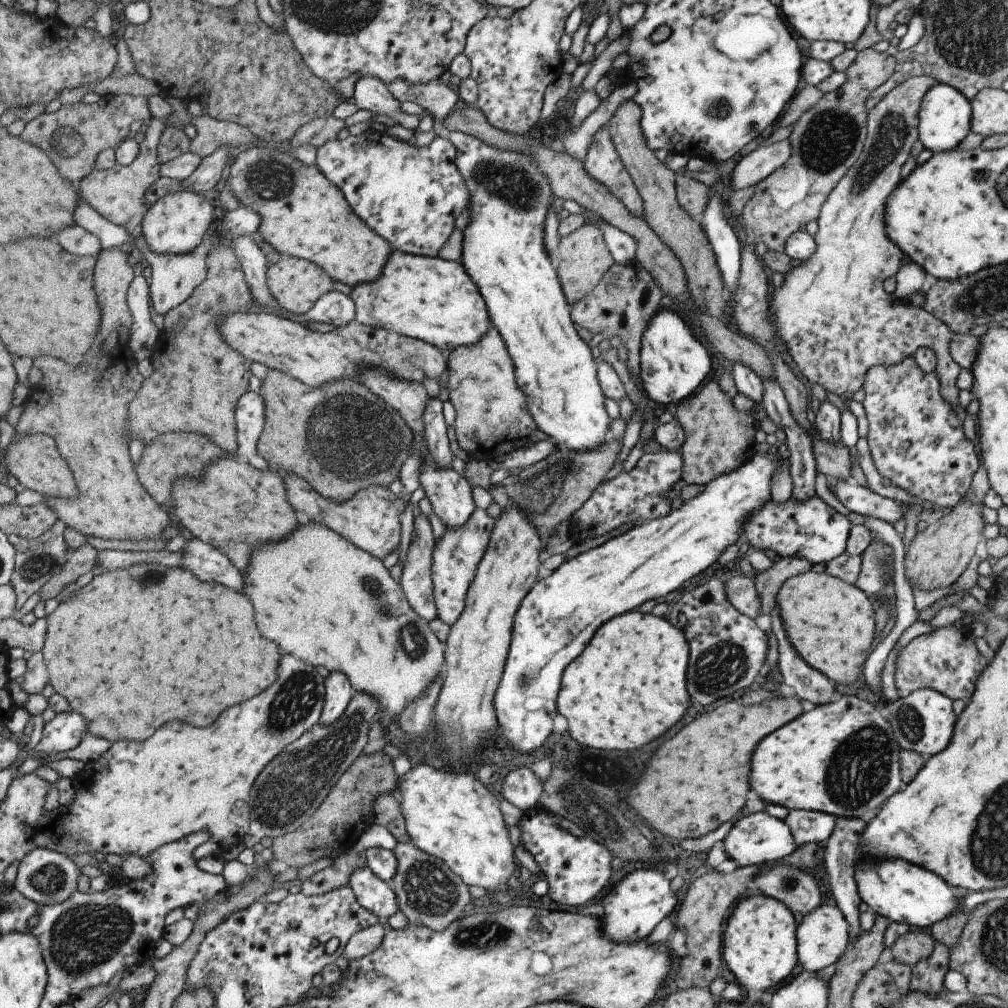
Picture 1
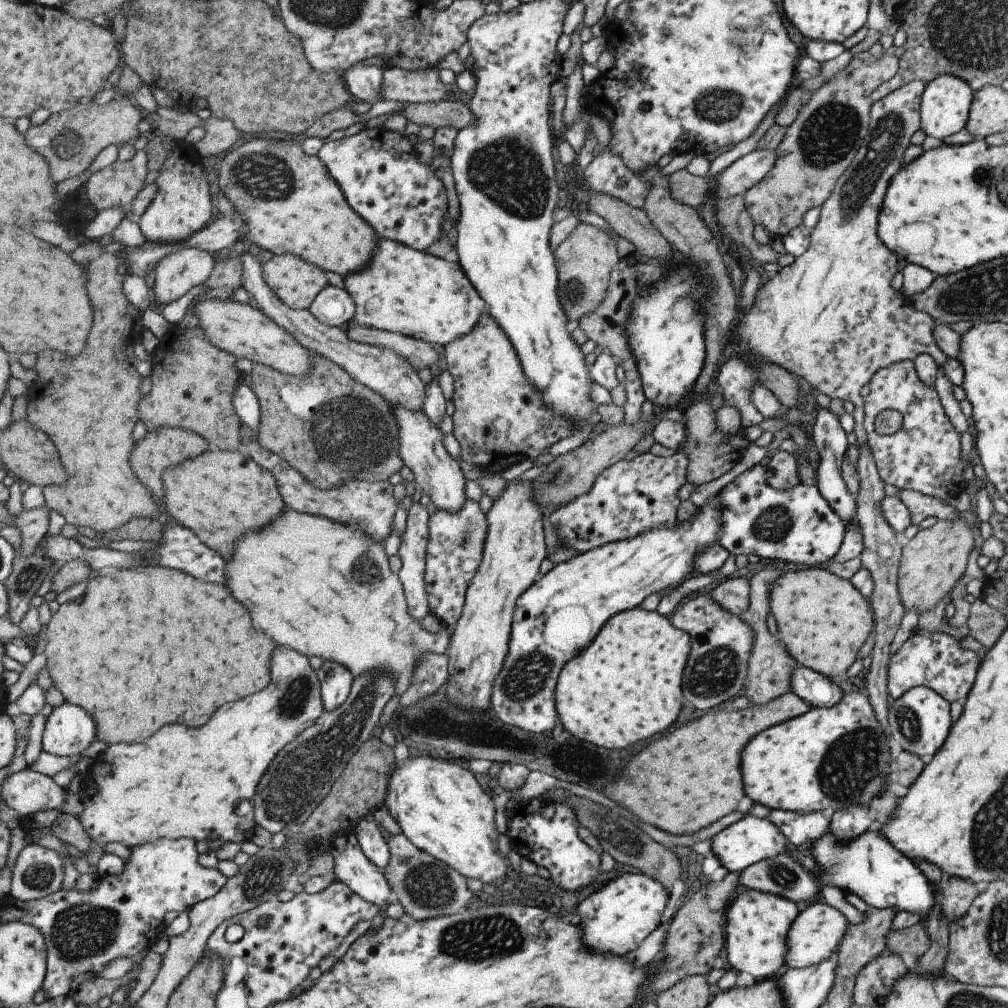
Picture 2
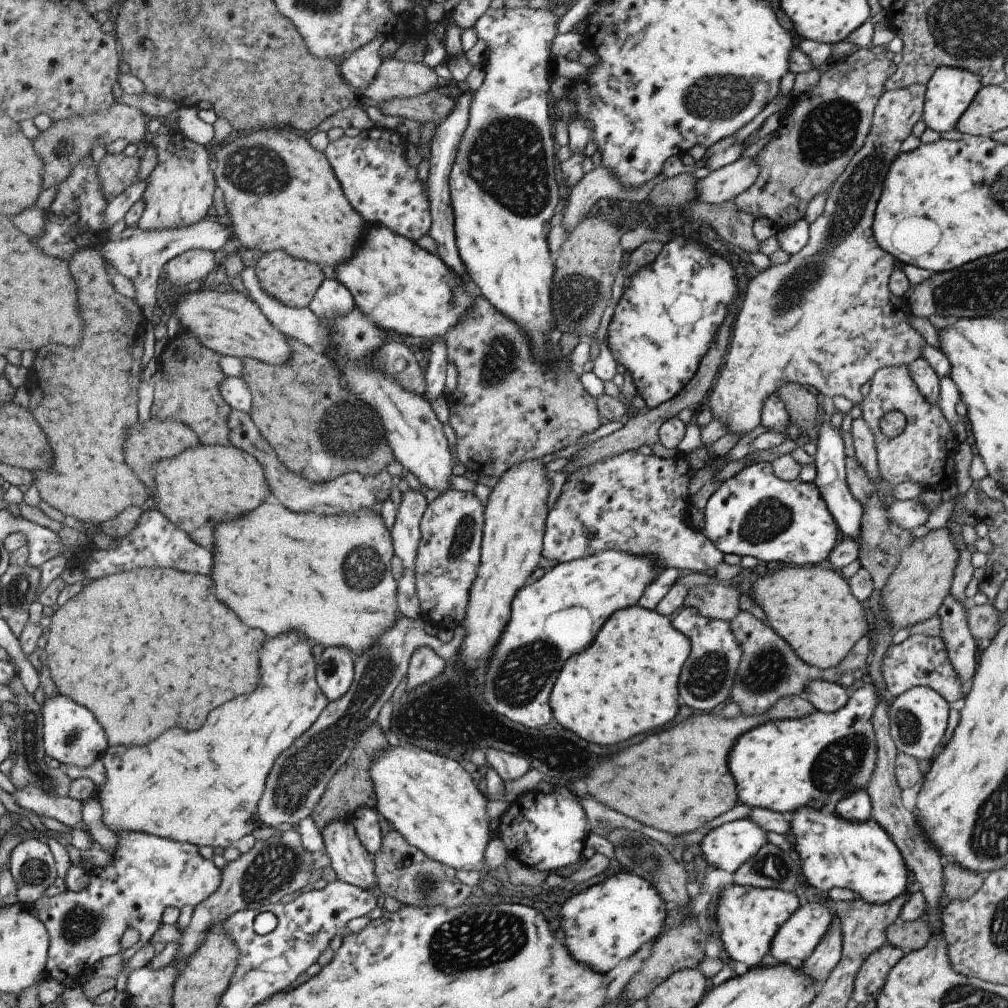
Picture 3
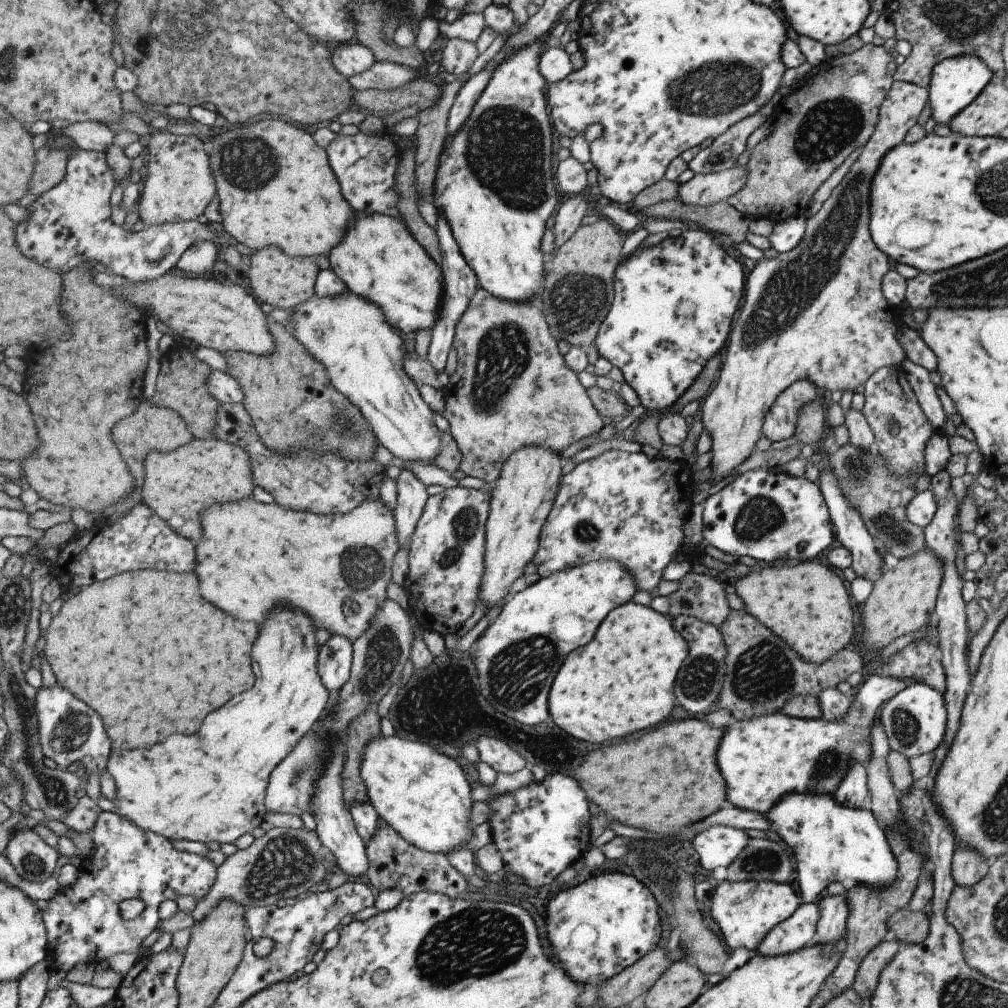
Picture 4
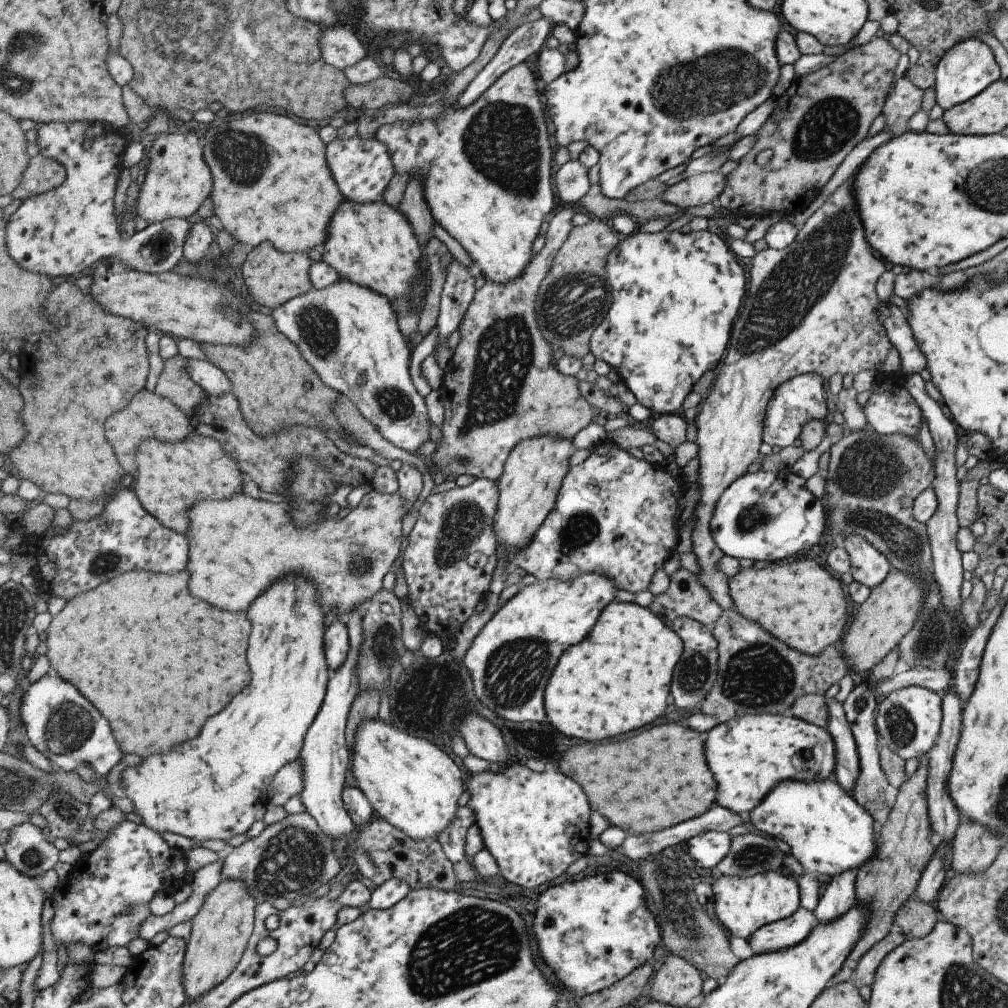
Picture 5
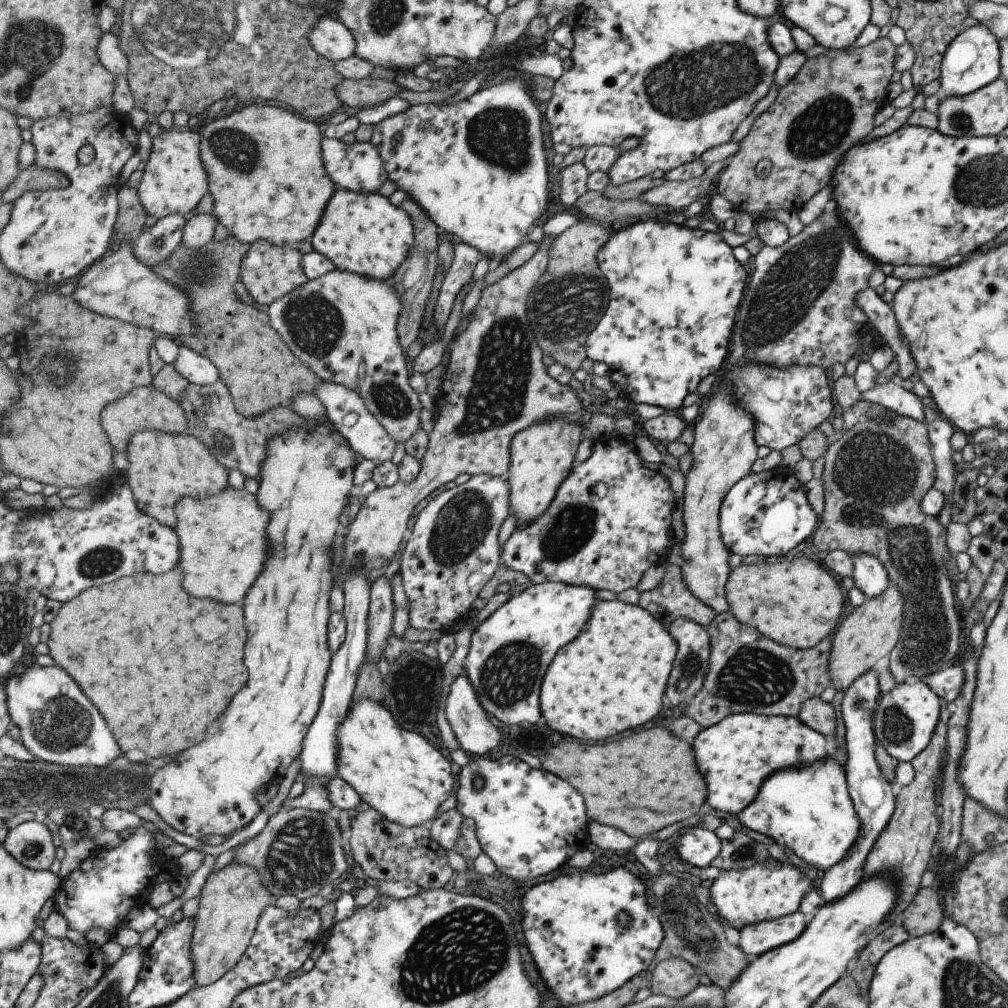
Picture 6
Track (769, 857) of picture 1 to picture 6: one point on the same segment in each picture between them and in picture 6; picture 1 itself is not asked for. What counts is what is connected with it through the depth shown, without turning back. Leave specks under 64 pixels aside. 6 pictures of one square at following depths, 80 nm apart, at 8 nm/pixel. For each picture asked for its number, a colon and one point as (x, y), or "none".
2: (750, 839)
3: (726, 847)
4: (718, 846)
5: (706, 849)
6: (697, 846)

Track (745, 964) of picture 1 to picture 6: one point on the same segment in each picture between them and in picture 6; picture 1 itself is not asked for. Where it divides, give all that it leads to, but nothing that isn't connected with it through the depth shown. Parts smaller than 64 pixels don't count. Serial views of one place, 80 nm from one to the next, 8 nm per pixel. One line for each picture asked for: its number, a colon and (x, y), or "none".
2: (755, 924)
3: (747, 917)
4: (744, 911)
5: (742, 904)
6: (768, 889)

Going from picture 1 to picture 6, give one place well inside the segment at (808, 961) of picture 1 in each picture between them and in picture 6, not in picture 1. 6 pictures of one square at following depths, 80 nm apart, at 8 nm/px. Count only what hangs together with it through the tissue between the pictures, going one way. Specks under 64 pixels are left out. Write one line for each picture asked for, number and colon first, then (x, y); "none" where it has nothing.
2: (816, 932)
3: (792, 943)
4: (796, 932)
5: (779, 934)
6: (756, 939)

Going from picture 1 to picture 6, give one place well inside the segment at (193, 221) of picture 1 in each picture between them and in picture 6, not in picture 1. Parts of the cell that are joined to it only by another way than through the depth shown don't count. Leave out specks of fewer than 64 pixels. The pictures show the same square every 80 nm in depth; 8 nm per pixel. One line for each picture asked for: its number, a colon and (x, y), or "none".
2: (183, 207)
3: (179, 192)
4: (180, 183)
5: (179, 179)
6: (174, 180)

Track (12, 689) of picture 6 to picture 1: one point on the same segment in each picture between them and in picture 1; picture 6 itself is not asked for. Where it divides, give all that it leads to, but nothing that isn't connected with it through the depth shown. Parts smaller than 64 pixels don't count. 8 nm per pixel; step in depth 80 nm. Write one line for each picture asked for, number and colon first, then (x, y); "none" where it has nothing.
1: (66, 730)
2: (70, 730)
3: (71, 734)
4: (84, 745)
5: (63, 725)

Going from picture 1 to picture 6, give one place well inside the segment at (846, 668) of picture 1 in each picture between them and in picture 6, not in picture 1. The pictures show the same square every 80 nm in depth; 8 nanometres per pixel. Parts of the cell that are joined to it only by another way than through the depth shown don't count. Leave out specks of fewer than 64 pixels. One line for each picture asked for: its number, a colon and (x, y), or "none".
2: (821, 620)
3: (812, 608)
4: (806, 605)
5: (797, 597)
6: (795, 603)

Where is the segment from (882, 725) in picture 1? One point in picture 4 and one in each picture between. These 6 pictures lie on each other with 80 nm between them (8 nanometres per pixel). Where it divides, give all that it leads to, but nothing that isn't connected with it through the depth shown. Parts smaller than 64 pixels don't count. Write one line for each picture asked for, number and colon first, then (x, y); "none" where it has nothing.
2: (836, 757)
3: (814, 761)
4: (761, 759)

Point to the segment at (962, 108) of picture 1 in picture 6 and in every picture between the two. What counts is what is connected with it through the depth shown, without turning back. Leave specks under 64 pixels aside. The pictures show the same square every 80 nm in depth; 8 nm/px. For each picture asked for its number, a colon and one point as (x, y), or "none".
2: (945, 102)
3: (949, 91)
4: (955, 81)
5: (965, 69)
6: (970, 60)

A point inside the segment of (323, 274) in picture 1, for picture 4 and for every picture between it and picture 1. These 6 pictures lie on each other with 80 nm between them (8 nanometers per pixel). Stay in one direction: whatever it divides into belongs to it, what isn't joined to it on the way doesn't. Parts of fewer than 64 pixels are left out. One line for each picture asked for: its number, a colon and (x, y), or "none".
2: (297, 282)
3: (293, 281)
4: (274, 277)

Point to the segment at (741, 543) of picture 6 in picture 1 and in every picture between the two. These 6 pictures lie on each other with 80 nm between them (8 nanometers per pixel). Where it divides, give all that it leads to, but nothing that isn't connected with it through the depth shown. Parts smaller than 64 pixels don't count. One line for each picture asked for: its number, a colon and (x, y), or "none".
1: (809, 529)
2: (797, 526)
3: (753, 513)
4: (768, 515)
5: (770, 516)

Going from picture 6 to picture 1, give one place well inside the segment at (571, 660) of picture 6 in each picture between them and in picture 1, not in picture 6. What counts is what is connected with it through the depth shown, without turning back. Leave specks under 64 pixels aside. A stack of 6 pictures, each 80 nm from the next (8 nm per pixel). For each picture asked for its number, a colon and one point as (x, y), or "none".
1: (627, 686)
2: (624, 687)
3: (624, 683)
4: (622, 681)
5: (616, 679)

